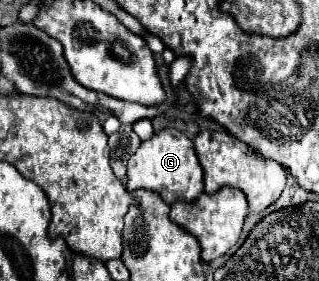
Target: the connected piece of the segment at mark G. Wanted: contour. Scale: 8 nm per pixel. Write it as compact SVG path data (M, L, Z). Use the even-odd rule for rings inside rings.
M165 129L155 133L149 141L143 141L127 165L127 191L135 189L149 189L157 193L167 205L177 201L193 203L203 193L203 169L199 167L193 141L177 129Z

